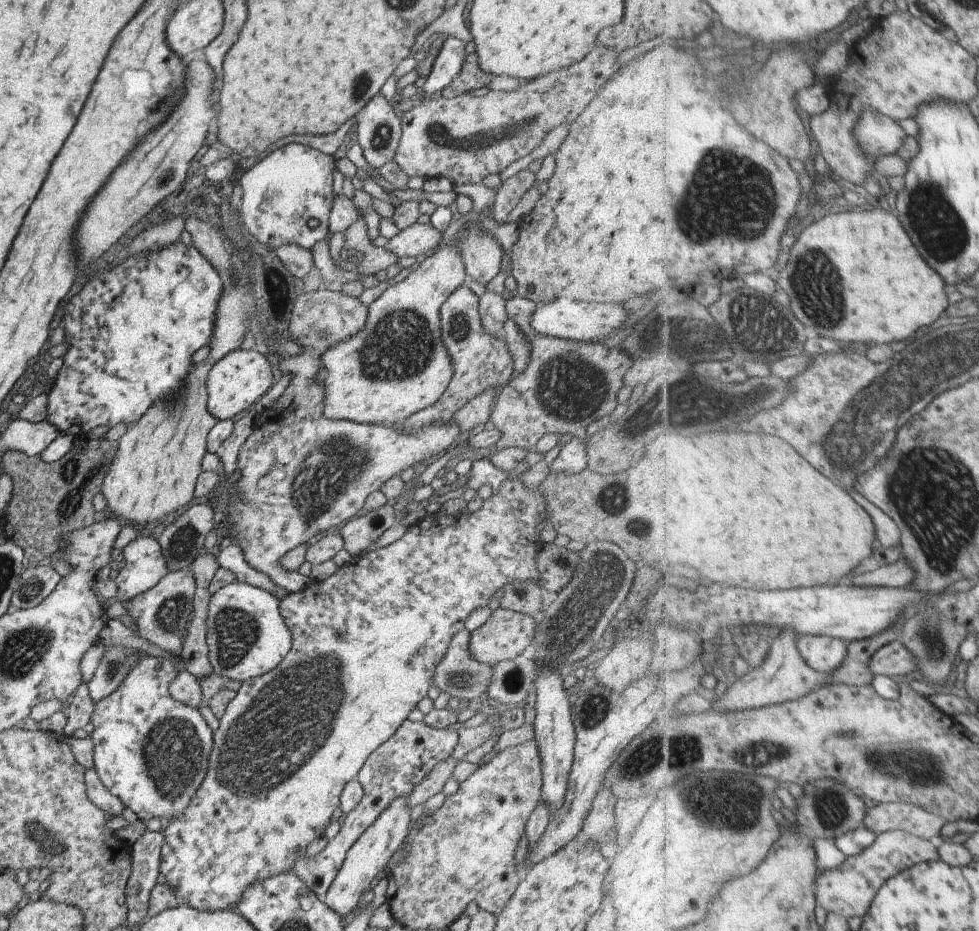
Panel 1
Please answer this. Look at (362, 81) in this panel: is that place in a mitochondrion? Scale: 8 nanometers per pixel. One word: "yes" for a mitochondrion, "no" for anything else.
yes

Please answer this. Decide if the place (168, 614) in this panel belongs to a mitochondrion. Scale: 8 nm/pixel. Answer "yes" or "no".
yes

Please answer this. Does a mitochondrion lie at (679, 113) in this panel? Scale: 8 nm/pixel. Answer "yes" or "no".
no

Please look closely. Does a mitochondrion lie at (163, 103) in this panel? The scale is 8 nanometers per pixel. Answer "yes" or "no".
yes

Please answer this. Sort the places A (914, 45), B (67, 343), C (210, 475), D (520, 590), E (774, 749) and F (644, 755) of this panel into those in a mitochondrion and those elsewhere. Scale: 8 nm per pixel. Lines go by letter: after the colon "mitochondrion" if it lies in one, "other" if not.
A: other
B: other
C: other
D: mitochondrion
E: mitochondrion
F: mitochondrion

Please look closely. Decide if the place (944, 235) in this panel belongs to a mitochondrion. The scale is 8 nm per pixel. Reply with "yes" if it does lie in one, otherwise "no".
yes

